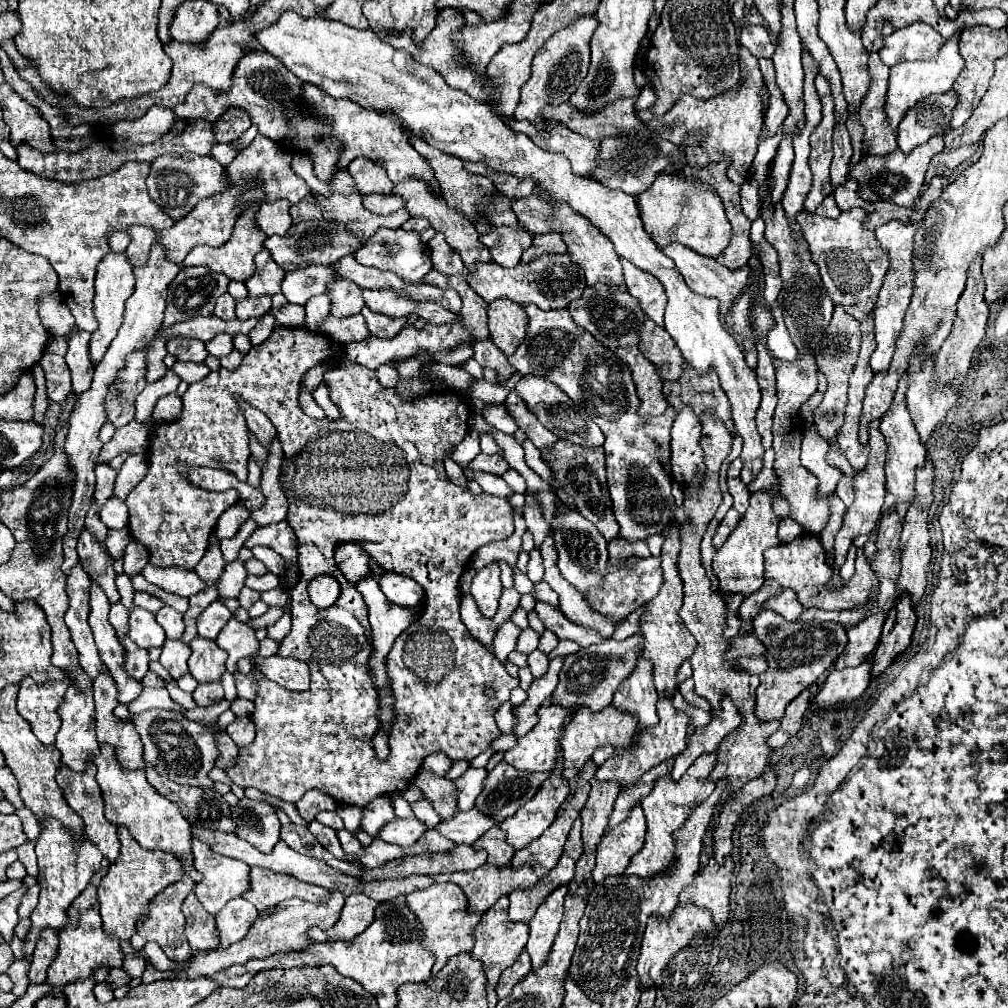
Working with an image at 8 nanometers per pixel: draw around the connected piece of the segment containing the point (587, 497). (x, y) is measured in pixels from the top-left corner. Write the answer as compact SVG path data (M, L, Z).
M557 441L553 443L551 449L543 449L541 453L543 461L557 471L555 481L565 489L565 493L569 493L569 497L575 501L579 513L583 513L583 517L587 517L597 529L599 533L603 533L603 537L609 541L613 537L617 537L619 533L619 523L615 521L613 515L613 505L611 505L611 497L609 497L609 489L607 489L607 477L605 477L605 455L603 449L579 449L577 445L571 445L569 441Z

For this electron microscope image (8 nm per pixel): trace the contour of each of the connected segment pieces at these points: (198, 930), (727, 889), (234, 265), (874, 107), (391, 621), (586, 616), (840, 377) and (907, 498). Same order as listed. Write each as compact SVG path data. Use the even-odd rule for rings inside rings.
M193 891L183 901L183 915L187 919L185 935L189 939L189 945L195 951L207 951L207 949L213 949L219 945L219 939L213 937L215 917L209 915L203 907L199 907Z
M713 853L709 857L709 863L699 869L695 873L695 879L691 885L687 885L683 891L681 891L681 897L679 901L695 901L695 905L699 907L707 907L711 913L713 913L713 919L717 925L725 925L725 921L730 917L730 893L731 893L731 873L733 873L733 861L727 857L723 865L719 865L715 859L713 859Z
M253 201L235 221L233 233L229 237L227 243L223 243L221 247L193 247L191 253L185 257L185 267L189 265L207 265L217 273L225 273L229 279L235 281L245 281L255 273L255 255L263 249L263 241L267 239L267 235L257 229L257 221L255 221L255 213L259 209L259 201Z
M879 53L869 55L869 75L871 87L867 99L863 99L863 105L859 109L859 117L865 127L865 149L869 151L869 155L887 155L897 147L897 141L895 129L891 129L885 115L889 67L879 59Z
M369 573L367 577L363 577L359 583L357 583L357 589L359 593L363 595L365 603L367 603L367 609L369 609L369 623L371 623L371 631L373 631L373 655L369 659L371 663L371 675L377 683L377 689L379 689L379 695L381 695L381 709L379 709L379 719L383 723L383 729L375 735L375 753L379 759L387 757L389 753L389 745L387 745L387 729L393 725L393 695L391 695L391 689L389 689L389 677L387 677L387 669L385 669L385 657L395 641L395 637L399 637L413 621L415 621L415 615L419 611L419 607L399 607L399 605L393 605L385 595L383 591L379 589L379 583L373 579L373 575Z
M551 535L545 537L543 545L539 547L539 553L543 557L543 567L545 567L543 581L547 581L551 585L551 589L559 595L561 613L575 625L595 629L605 639L611 637L617 623L607 621L607 617L599 617L599 613L591 613L587 609L587 603L583 601L583 595L579 591L575 591L567 579L561 577L559 567L557 567L557 549L555 549L555 541L551 541Z
M837 307L833 311L833 317L831 317L831 323L827 327L827 339L825 343L819 345L819 349L815 351L817 353L817 369L827 377L827 391L823 395L823 401L821 405L813 411L813 425L815 425L815 431L829 443L829 451L825 455L827 463L833 465L835 469L839 469L843 475L849 475L853 477L855 471L853 467L847 463L847 457L845 453L837 447L835 439L837 439L837 433L843 425L843 419L845 419L845 405L847 405L847 381L853 373L853 367L857 363L857 353L859 353L859 345L861 345L861 323L857 319L853 319L845 309Z
M907 375L899 379L899 387L895 391L891 409L881 419L881 433L885 435L885 441L887 441L887 465L885 465L887 491L895 493L901 503L911 503L911 497L915 495L913 491L915 471L919 469L919 465L923 465L927 451L925 451L925 445L919 441L919 433L909 417L909 411L905 405L905 391L907 391Z

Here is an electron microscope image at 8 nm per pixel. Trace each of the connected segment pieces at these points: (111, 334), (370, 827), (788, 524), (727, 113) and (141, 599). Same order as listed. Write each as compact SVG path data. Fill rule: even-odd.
M107 253L107 257L103 257L103 261L97 265L97 277L95 277L95 305L93 305L93 313L97 317L97 331L91 335L89 341L89 355L91 355L91 363L97 365L105 351L109 349L111 341L115 339L115 333L121 327L123 321L123 311L125 311L125 301L129 299L129 295L133 293L135 287L135 277L133 277L133 267L129 265L125 253Z
M375 797L369 805L363 807L363 819L361 819L361 827L371 833L371 837L377 837L379 829L387 823L395 819L393 807L389 797Z
M783 519L779 522L778 526L778 538L780 543L789 543L796 537L802 534L801 525L799 523L795 523L793 519Z
M741 45L741 59L745 63L745 75L743 75L743 83L737 89L707 101L695 99L691 95L681 95L675 107L667 115L645 123L651 131L659 133L663 139L679 145L686 153L687 163L695 169L703 169L711 163L729 159L727 177L737 185L743 185L751 179L751 165L753 165L759 135L763 129L763 113L761 113L763 75L759 71L757 59L743 45ZM667 127L669 127L669 137L667 137ZM687 133L705 133L707 137L704 137L700 143L686 146L684 139Z
M135 591L133 603L135 603L137 607L143 607L143 609L151 611L151 613L157 613L157 611L163 607L163 601L159 601L157 597L153 597L153 595L149 595L149 593L139 593L139 591Z

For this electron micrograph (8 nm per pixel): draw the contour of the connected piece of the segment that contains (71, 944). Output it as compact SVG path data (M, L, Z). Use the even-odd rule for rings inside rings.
M103 859L101 869L95 873L95 877L87 885L87 889L71 903L71 909L67 909L67 923L57 933L59 949L57 949L53 963L49 965L49 973L47 973L47 981L53 985L53 991L51 991L53 995L61 995L61 989L65 987L65 983L91 977L93 969L99 965L109 965L109 967L123 965L123 951L119 949L119 941L113 935L103 931L103 923L101 923L101 915L99 915L97 887L99 887L101 877L107 873L107 869L109 869L109 861Z

